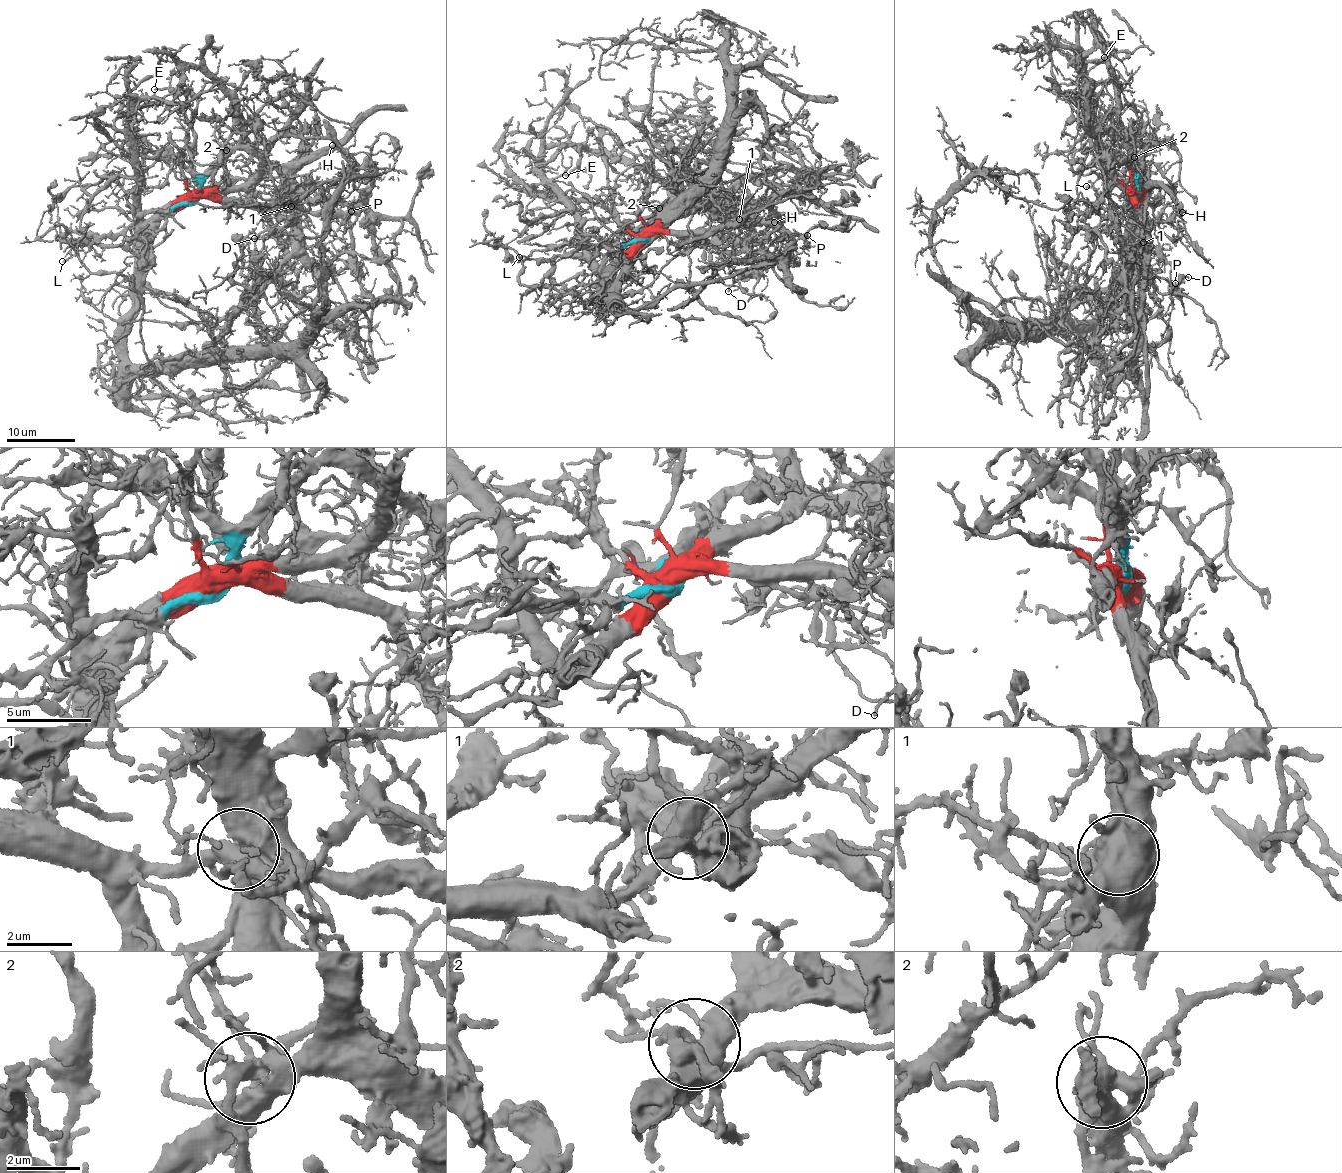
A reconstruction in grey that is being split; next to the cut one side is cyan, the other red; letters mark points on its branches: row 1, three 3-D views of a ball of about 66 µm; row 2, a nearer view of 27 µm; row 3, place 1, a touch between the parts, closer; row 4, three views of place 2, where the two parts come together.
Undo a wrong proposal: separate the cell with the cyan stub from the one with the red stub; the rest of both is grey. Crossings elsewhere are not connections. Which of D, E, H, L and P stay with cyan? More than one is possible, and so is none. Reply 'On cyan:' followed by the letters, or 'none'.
On cyan: D, E, H, L, P

